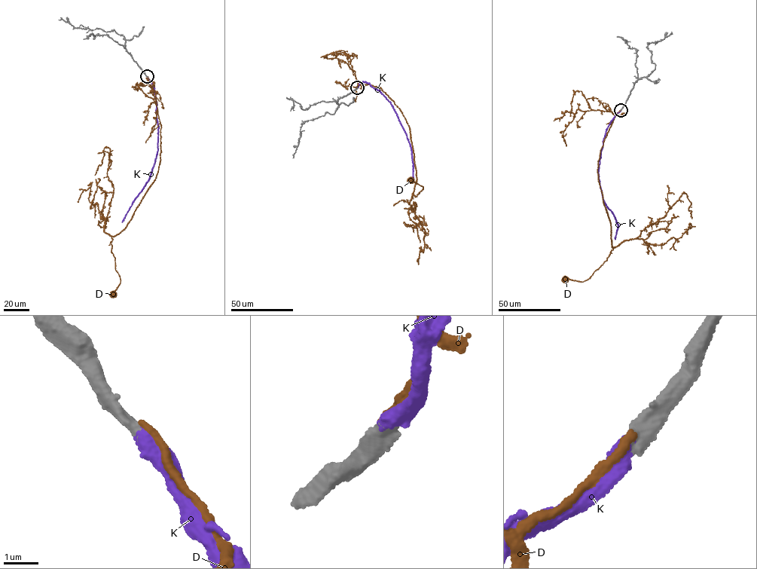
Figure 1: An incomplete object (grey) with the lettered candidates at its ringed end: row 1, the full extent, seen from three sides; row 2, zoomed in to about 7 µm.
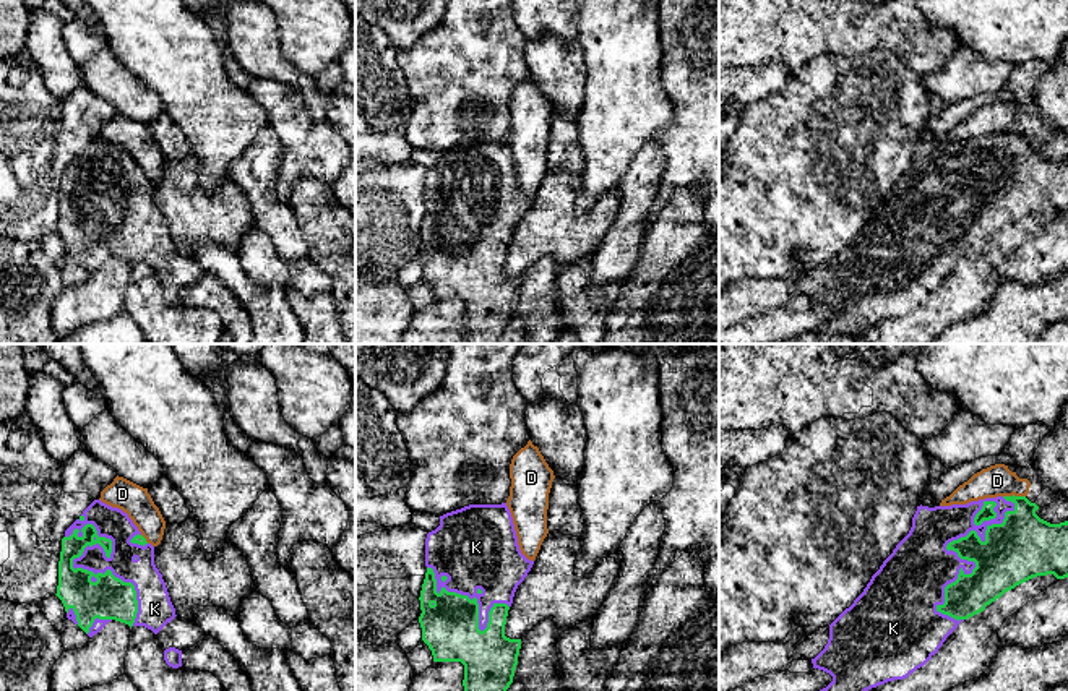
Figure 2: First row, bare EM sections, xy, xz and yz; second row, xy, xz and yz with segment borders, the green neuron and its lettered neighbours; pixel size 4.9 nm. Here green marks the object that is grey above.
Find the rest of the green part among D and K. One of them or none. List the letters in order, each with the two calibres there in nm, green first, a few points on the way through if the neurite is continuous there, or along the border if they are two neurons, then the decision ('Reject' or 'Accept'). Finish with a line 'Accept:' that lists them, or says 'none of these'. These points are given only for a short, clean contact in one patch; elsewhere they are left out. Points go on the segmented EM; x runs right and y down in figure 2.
D: Thickness 300 nm (green) against 160 nm. Reject
K: Thickness 220 nm (green) against 150 nm. Accept
Accept: K

